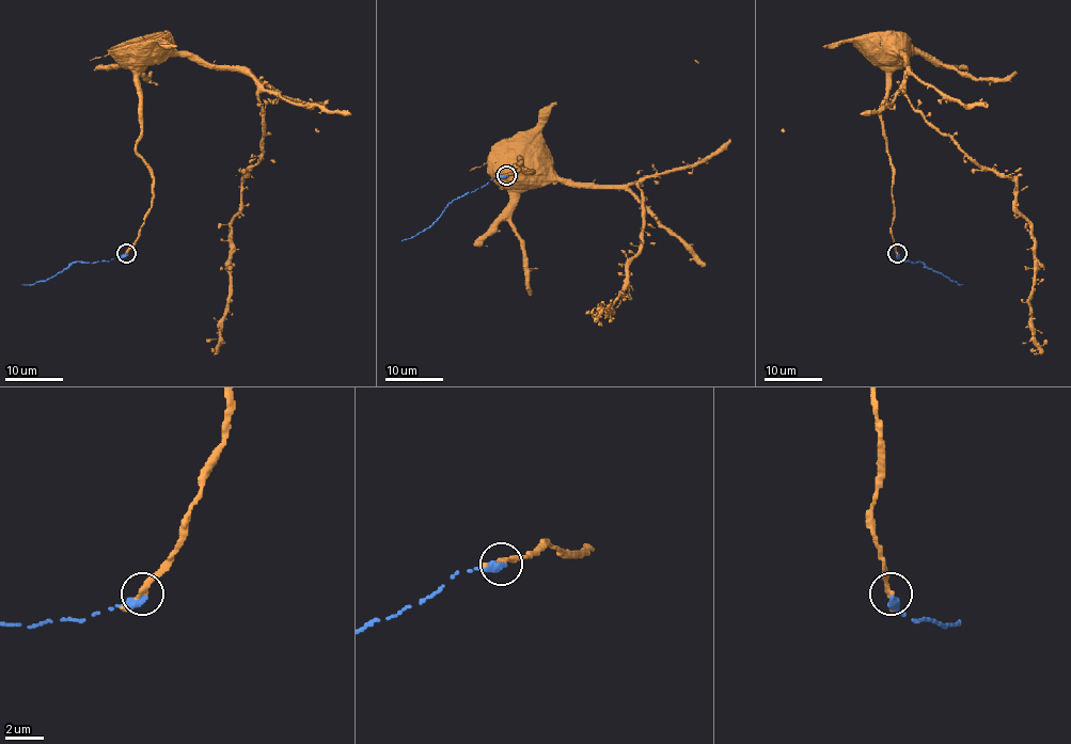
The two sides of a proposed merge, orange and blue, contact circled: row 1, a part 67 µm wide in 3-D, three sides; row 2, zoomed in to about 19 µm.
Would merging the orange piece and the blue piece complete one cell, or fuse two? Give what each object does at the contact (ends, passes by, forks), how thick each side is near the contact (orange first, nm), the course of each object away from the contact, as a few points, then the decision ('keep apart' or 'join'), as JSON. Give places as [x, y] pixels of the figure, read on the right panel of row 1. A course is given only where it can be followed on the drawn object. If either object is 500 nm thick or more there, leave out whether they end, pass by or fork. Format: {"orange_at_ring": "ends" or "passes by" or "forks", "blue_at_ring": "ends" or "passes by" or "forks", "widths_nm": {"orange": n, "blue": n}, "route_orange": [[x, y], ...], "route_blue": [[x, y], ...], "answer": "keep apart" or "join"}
{"orange_at_ring": "passes by", "blue_at_ring": "ends", "widths_nm": {"orange": 240, "blue": 460}, "route_orange": [[896, 253], [881, 114], [900, 54], [911, 106], [1014, 181], [1034, 241], [1030, 349]], "route_blue": [[896, 254], [903, 262], [918, 262], [963, 284]], "answer": "keep apart"}

